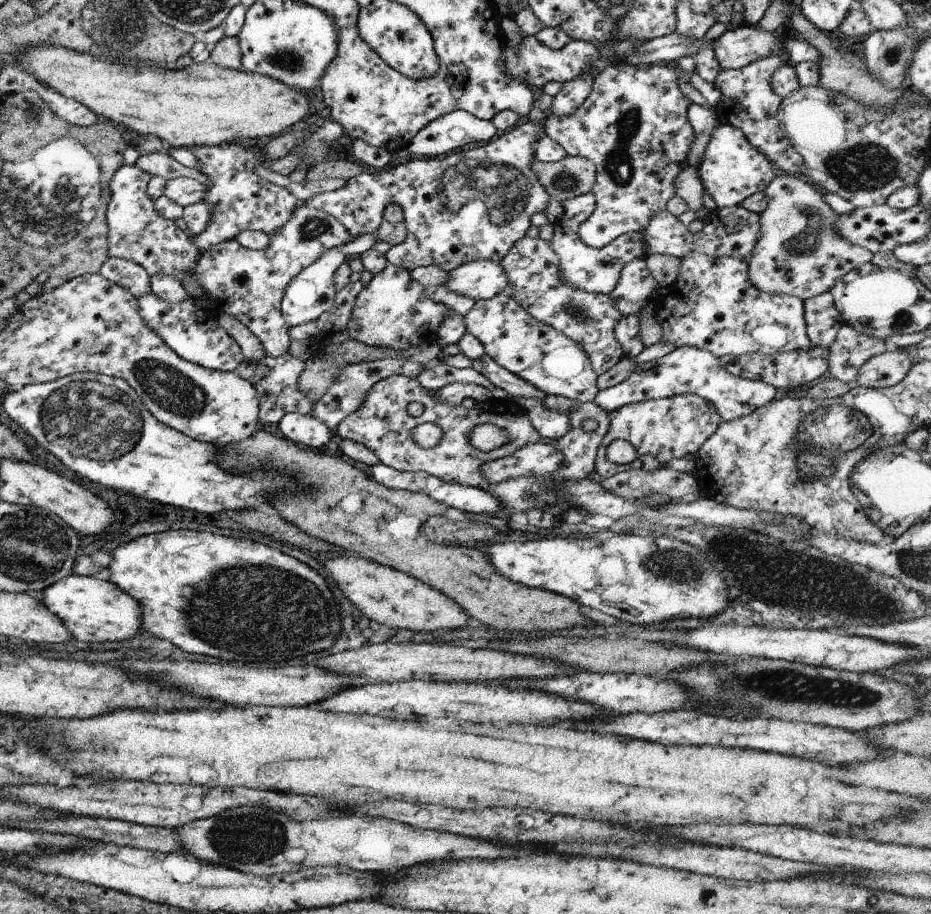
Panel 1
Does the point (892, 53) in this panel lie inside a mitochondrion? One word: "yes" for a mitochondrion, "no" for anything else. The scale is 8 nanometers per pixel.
yes

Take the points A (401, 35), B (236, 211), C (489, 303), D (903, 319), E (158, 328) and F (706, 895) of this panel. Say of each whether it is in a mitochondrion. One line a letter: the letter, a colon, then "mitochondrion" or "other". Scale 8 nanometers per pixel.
A: other
B: other
C: other
D: mitochondrion
E: other
F: other

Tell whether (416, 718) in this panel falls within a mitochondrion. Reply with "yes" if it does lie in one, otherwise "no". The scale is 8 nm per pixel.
no

